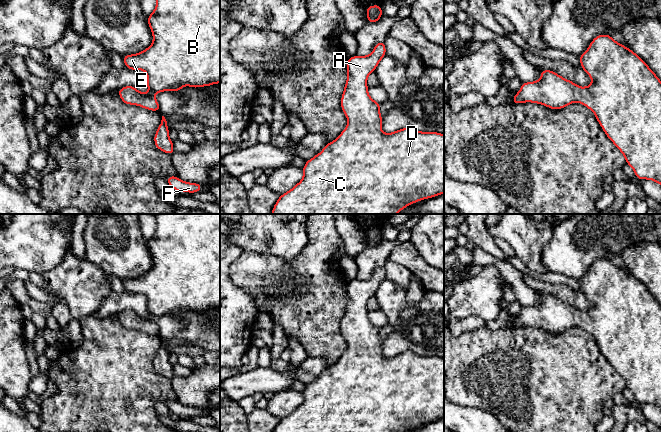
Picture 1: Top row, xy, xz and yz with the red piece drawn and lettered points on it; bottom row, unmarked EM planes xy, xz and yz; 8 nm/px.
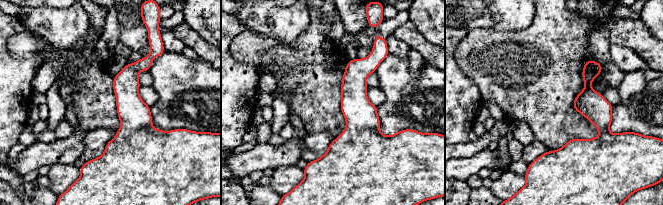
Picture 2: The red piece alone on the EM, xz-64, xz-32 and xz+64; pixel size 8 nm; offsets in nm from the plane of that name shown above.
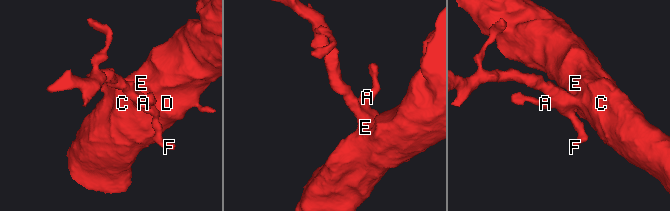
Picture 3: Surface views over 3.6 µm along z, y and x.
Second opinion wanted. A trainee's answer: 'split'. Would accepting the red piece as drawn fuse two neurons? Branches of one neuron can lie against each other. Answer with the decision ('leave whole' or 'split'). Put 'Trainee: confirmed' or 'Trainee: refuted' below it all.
leave whole
Trainee: refuted

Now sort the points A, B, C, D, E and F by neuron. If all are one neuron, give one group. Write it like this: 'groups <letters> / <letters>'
groups A B C D E F

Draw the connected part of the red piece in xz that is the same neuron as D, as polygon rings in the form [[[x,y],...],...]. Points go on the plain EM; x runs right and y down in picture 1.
[[[382,265],[375,269],[371,278],[348,282],[347,305],[341,320],[347,350],[336,364],[327,367],[319,378],[306,385],[302,404],[280,419],[273,432],[406,432],[444,417],[444,358],[421,356],[411,351],[392,357],[381,354],[381,327],[370,321],[367,302],[385,279],[385,266]]]

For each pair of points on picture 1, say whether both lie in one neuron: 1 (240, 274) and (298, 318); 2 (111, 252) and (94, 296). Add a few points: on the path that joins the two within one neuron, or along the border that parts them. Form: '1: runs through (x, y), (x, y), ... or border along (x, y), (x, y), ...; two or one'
1: runs through (256, 274), (262, 275), (289, 302); one
2: border along (85, 257), (95, 263), (106, 274); two

